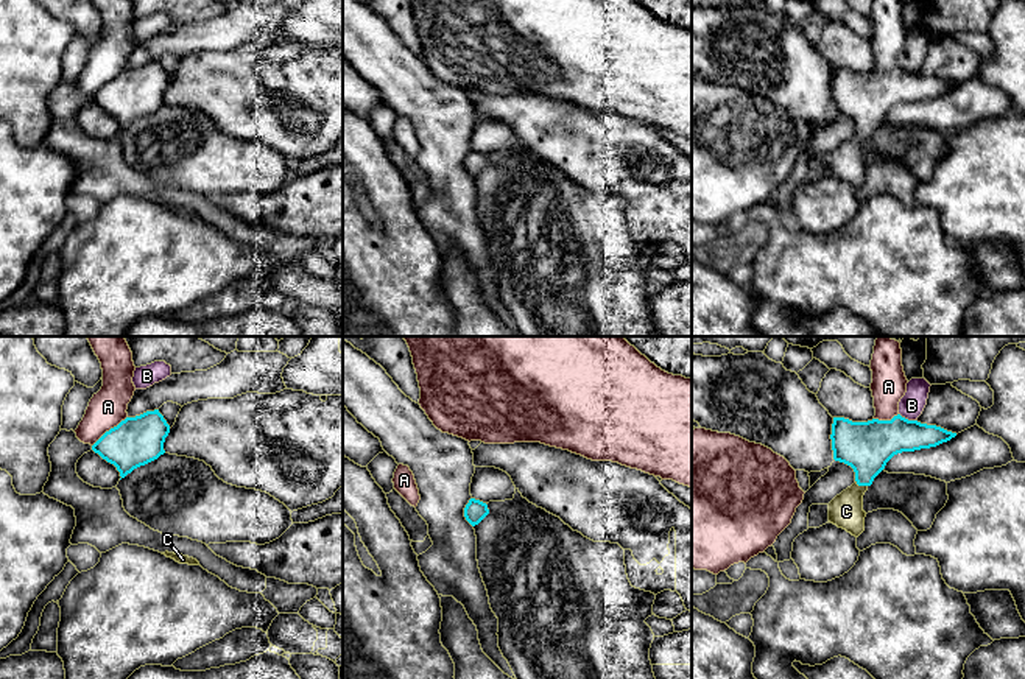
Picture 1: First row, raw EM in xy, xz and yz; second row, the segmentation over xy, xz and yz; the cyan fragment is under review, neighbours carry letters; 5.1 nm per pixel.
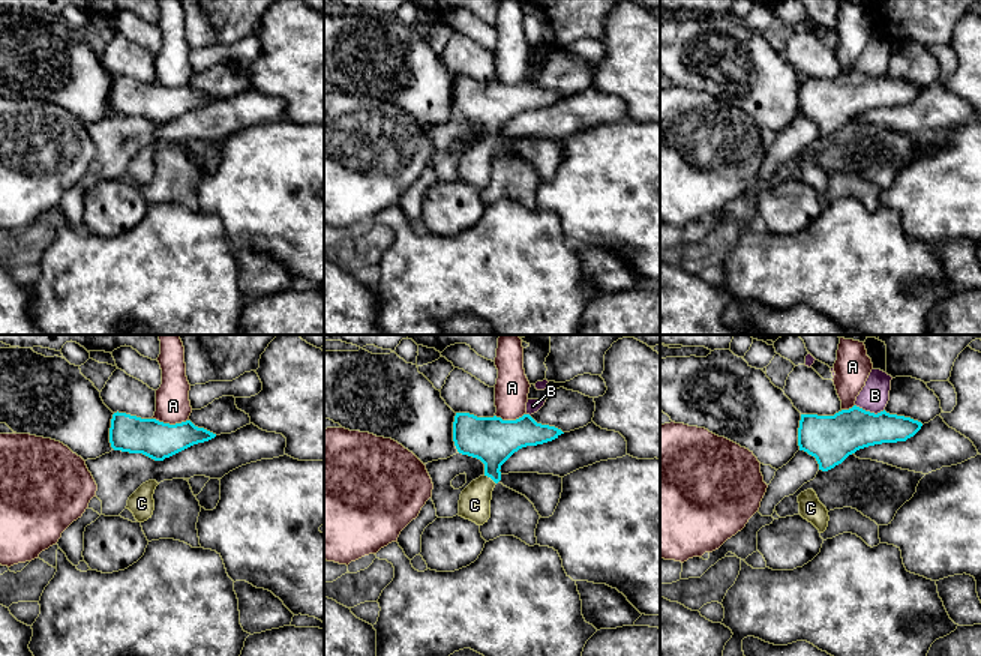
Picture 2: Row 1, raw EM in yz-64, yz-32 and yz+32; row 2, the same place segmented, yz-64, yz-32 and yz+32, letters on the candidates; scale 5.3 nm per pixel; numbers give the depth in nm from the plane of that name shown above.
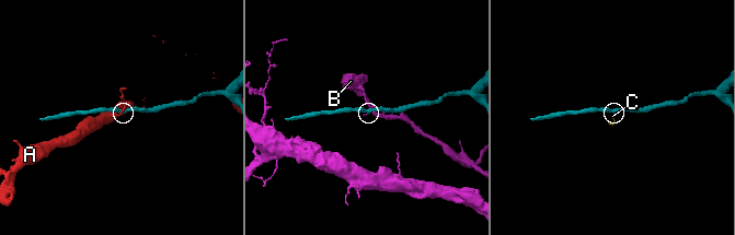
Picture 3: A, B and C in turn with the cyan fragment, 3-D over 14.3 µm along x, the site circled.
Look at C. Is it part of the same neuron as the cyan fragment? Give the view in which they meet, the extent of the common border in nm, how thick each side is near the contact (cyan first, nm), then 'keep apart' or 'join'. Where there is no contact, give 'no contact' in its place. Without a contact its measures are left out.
contact in yz; length 70 nm; calibres 260 and 180 nm; join

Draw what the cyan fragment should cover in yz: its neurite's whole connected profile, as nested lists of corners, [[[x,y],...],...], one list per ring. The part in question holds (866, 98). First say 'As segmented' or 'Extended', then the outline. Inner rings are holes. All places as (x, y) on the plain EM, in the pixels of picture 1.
Extended. [[[900,65],[891,72],[868,73],[833,69],[833,111],[854,120],[855,134],[829,154],[829,173],[858,188],[865,182],[863,146],[886,114],[897,104],[936,98],[955,87],[956,84]]]

